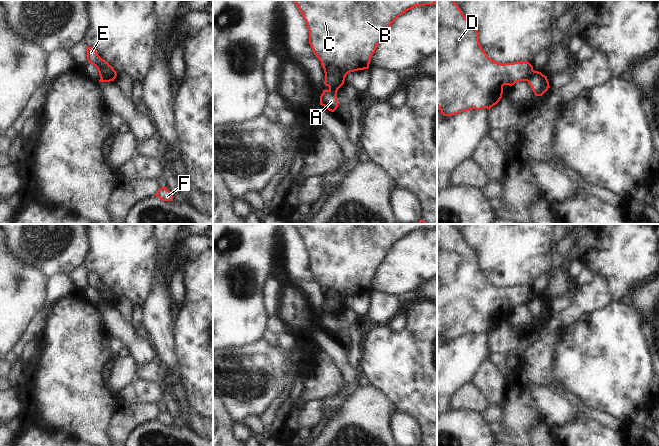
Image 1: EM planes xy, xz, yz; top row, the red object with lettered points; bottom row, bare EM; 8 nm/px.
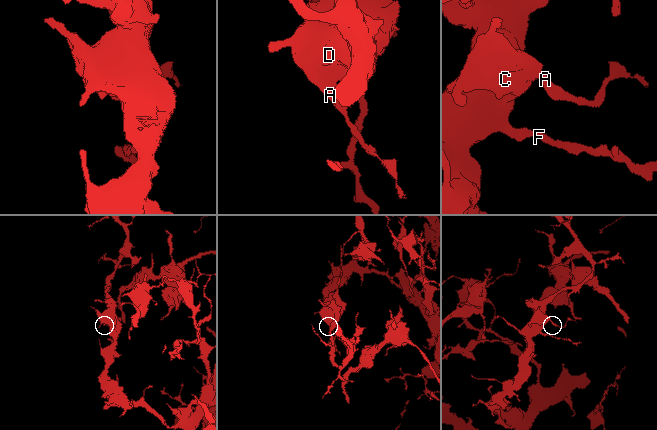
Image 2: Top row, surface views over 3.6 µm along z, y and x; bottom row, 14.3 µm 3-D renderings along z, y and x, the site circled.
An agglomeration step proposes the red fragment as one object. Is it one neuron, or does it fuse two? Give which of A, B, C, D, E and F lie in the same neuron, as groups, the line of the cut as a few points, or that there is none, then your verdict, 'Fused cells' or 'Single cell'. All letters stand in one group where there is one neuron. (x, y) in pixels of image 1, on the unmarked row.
Groups: A / B C D E F. Split along yz (533, 294), (526, 304). Fused cells.

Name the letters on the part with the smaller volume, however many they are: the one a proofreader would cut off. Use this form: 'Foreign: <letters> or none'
Foreign: A.

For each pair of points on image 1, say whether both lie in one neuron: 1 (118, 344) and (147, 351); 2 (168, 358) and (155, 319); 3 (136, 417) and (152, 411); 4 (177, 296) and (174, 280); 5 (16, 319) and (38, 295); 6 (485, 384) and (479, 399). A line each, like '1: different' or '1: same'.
1: different
2: same
3: same
4: same
5: same
6: different

